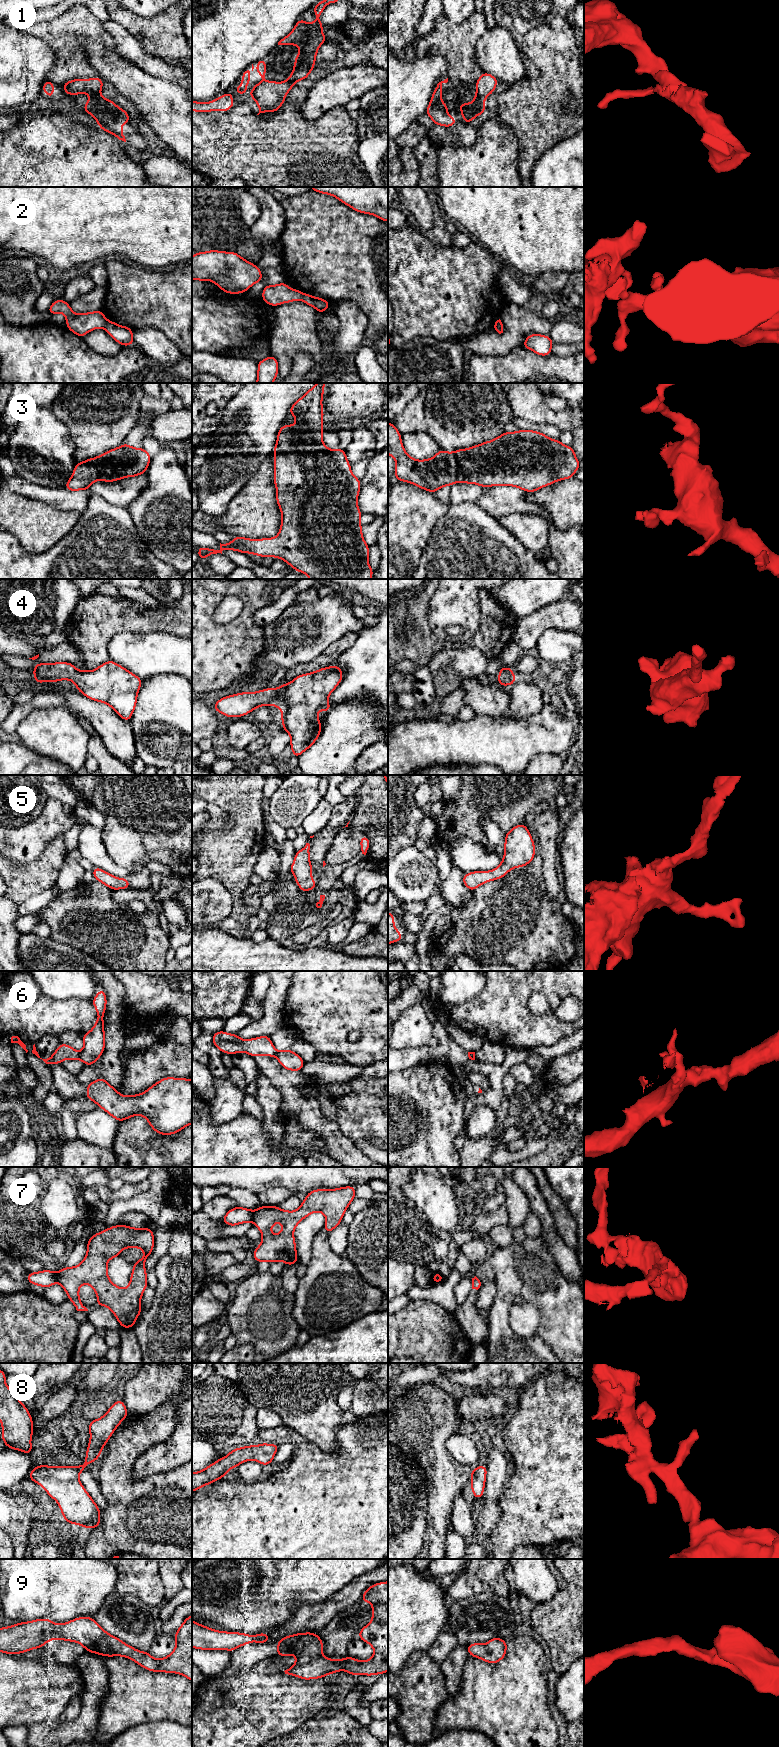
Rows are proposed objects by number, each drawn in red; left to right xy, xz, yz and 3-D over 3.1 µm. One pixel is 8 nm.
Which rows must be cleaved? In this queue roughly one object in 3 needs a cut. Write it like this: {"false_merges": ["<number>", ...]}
{"false_merges": ["1", "2", "6", "7"]}

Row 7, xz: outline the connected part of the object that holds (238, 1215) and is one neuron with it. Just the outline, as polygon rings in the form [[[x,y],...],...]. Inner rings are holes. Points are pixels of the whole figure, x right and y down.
[[[235,1207],[231,1208],[225,1216],[222,1218],[222,1221],[229,1226],[236,1226],[239,1224],[243,1224],[245,1222],[252,1221],[254,1216],[254,1211],[243,1208],[243,1207]]]

